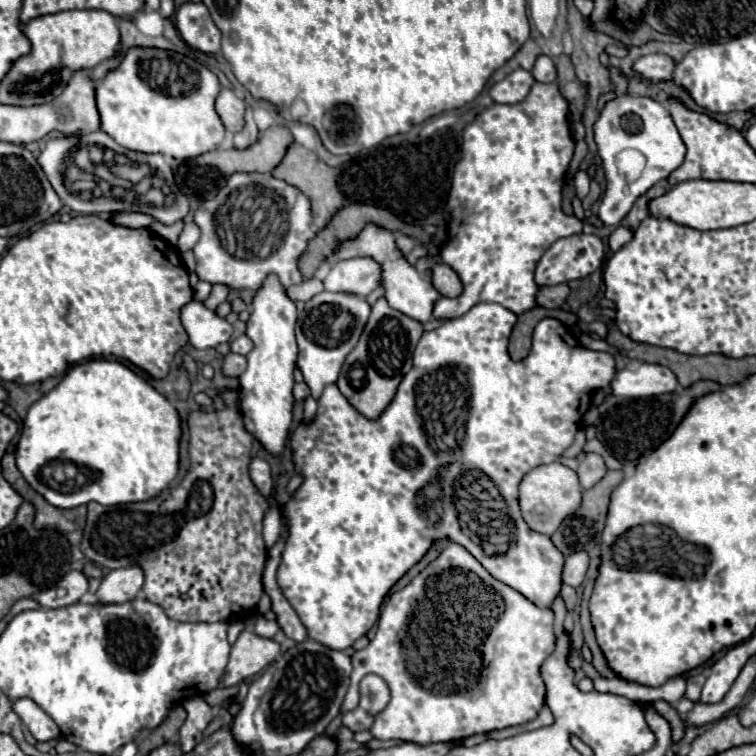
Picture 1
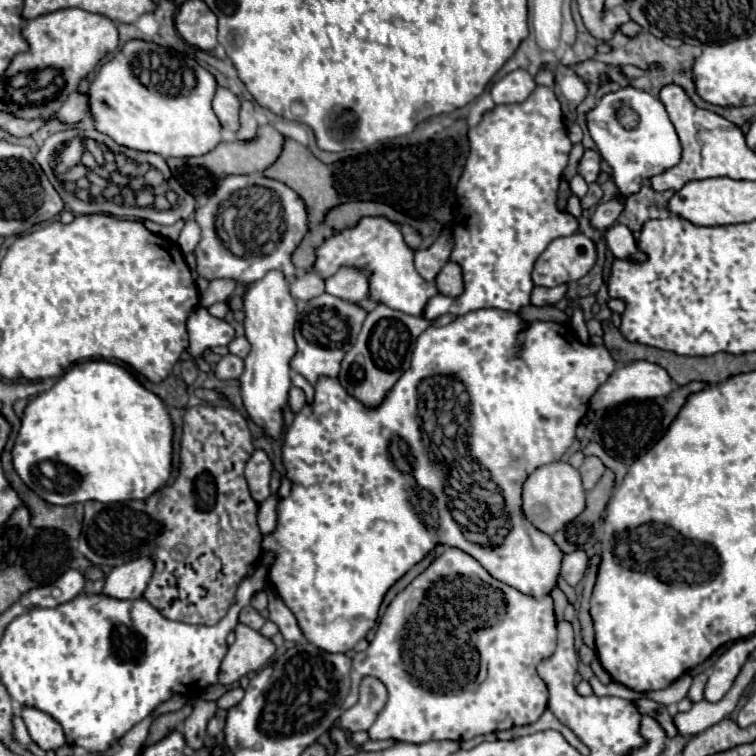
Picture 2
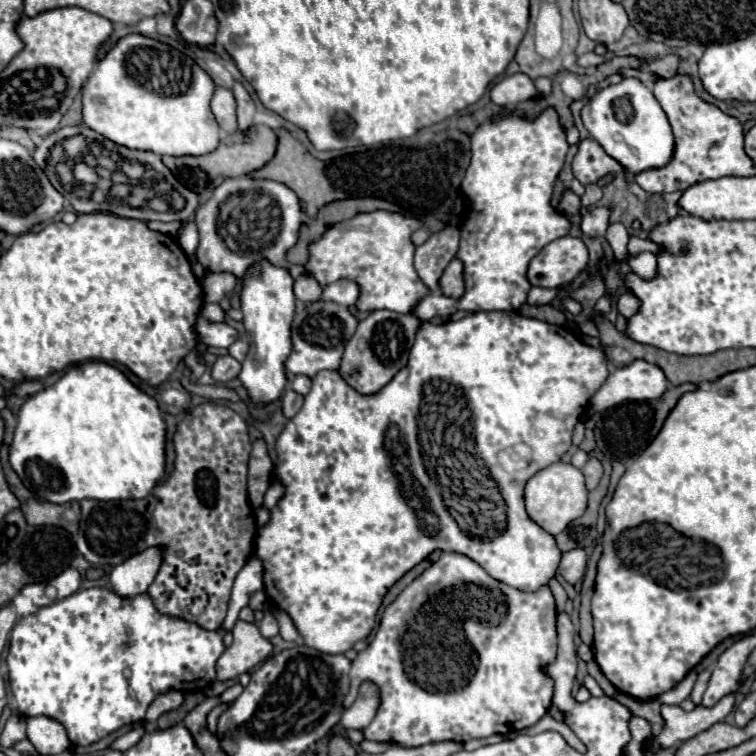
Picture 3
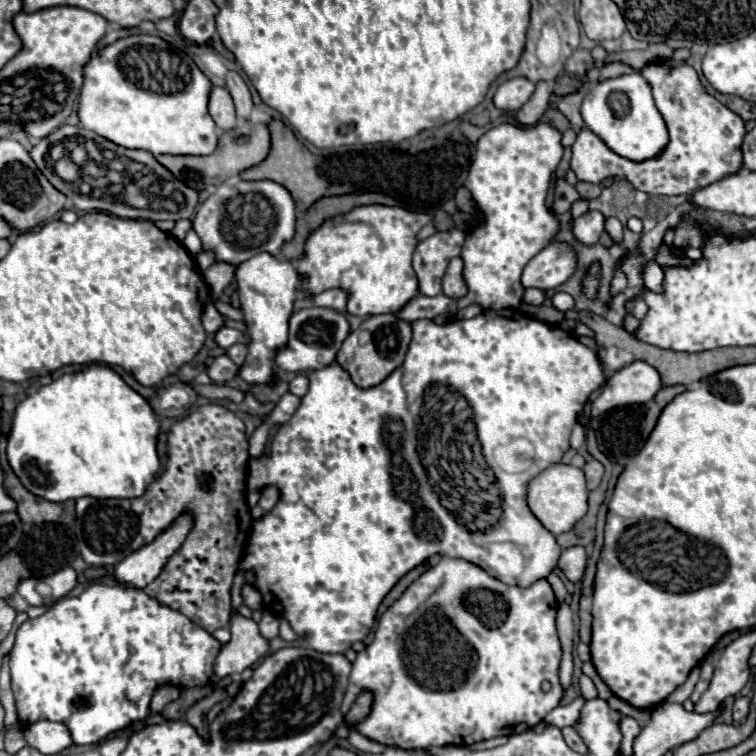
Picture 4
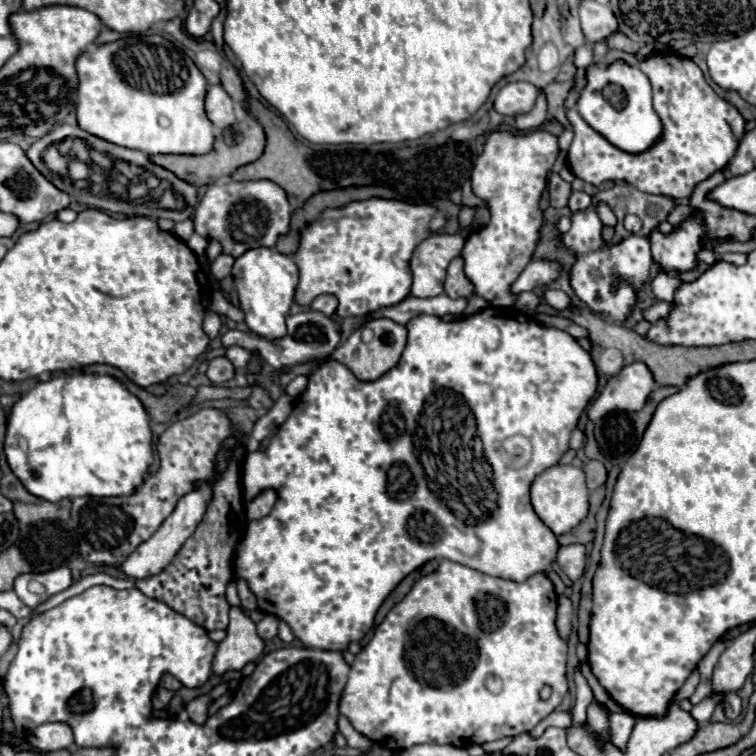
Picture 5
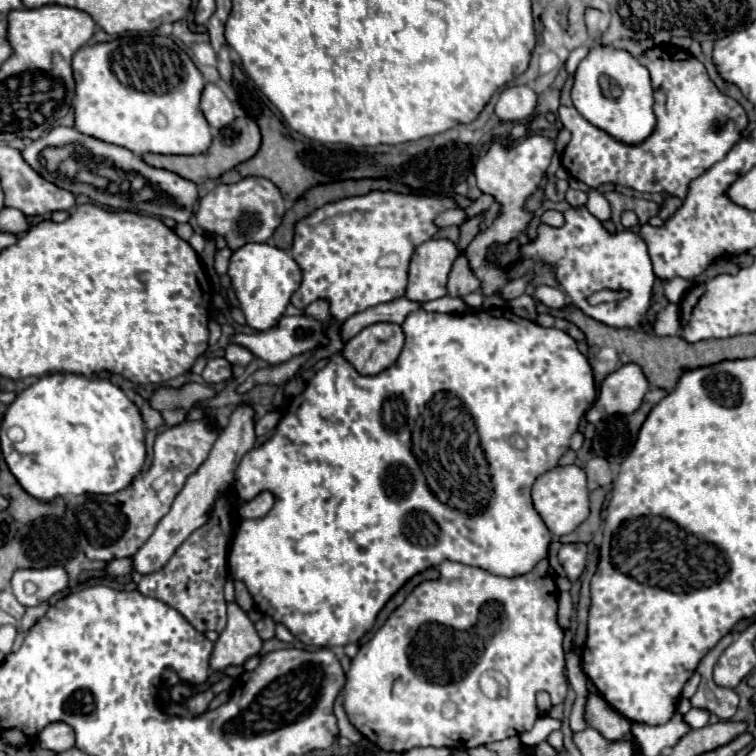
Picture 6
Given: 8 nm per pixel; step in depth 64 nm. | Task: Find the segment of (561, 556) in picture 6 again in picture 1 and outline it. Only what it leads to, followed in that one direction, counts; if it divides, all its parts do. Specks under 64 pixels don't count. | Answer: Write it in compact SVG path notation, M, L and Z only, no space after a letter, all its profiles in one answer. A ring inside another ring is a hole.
M574 552L572 556L566 556L562 580L574 588L578 588L586 576L588 570L588 554L586 552Z

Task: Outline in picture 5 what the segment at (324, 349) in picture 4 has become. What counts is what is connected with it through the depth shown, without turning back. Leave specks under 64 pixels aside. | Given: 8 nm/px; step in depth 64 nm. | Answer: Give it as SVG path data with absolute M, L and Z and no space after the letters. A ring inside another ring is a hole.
M304 310L300 314L294 314L294 316L286 316L286 336L282 338L276 338L276 340L268 340L264 336L258 336L254 332L240 332L240 330L228 330L224 336L222 336L222 344L228 348L228 346L242 346L254 354L258 354L264 362L268 362L274 370L280 370L280 368L290 368L298 362L304 362L304 360L310 360L310 358L320 358L320 356L328 356L330 352L334 352L336 344L340 340L340 334L338 334L338 326L332 322L332 318L320 314L320 312L314 312L314 310Z

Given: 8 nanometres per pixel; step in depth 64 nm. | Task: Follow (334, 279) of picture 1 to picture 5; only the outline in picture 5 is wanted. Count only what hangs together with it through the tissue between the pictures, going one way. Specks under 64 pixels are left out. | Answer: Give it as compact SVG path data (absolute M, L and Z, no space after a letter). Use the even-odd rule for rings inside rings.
M322 294L322 296L318 296L314 302L312 302L312 306L310 306L310 310L316 310L316 312L324 312L326 316L332 316L334 314L334 310L336 310L336 298L334 296L328 296L328 294Z

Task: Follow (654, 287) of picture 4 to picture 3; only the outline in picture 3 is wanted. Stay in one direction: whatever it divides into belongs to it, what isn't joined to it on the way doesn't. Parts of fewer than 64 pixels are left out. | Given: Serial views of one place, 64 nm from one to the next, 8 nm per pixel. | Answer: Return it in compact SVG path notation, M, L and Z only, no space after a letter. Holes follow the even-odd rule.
M642 252L636 258L630 258L628 264L642 280L652 280L652 276L656 276L656 256L652 252Z

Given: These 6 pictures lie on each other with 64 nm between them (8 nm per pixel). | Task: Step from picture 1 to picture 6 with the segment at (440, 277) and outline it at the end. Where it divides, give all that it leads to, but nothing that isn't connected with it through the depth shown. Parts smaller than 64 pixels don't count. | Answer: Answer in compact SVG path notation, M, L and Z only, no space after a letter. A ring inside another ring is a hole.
M460 254L454 262L450 278L448 278L448 294L452 298L460 298L460 296L466 296L470 292L476 292L478 288L480 288L480 280L470 270L468 256Z

